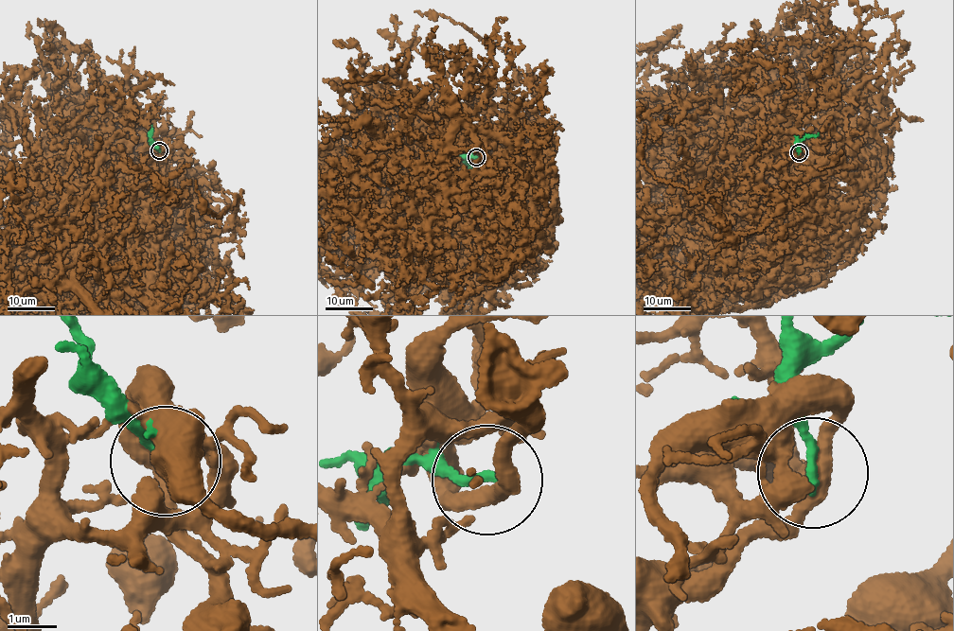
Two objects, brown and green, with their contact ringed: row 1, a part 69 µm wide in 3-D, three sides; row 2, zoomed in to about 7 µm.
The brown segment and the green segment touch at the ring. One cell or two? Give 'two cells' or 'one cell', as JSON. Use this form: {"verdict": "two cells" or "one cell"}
{"verdict": "two cells"}

